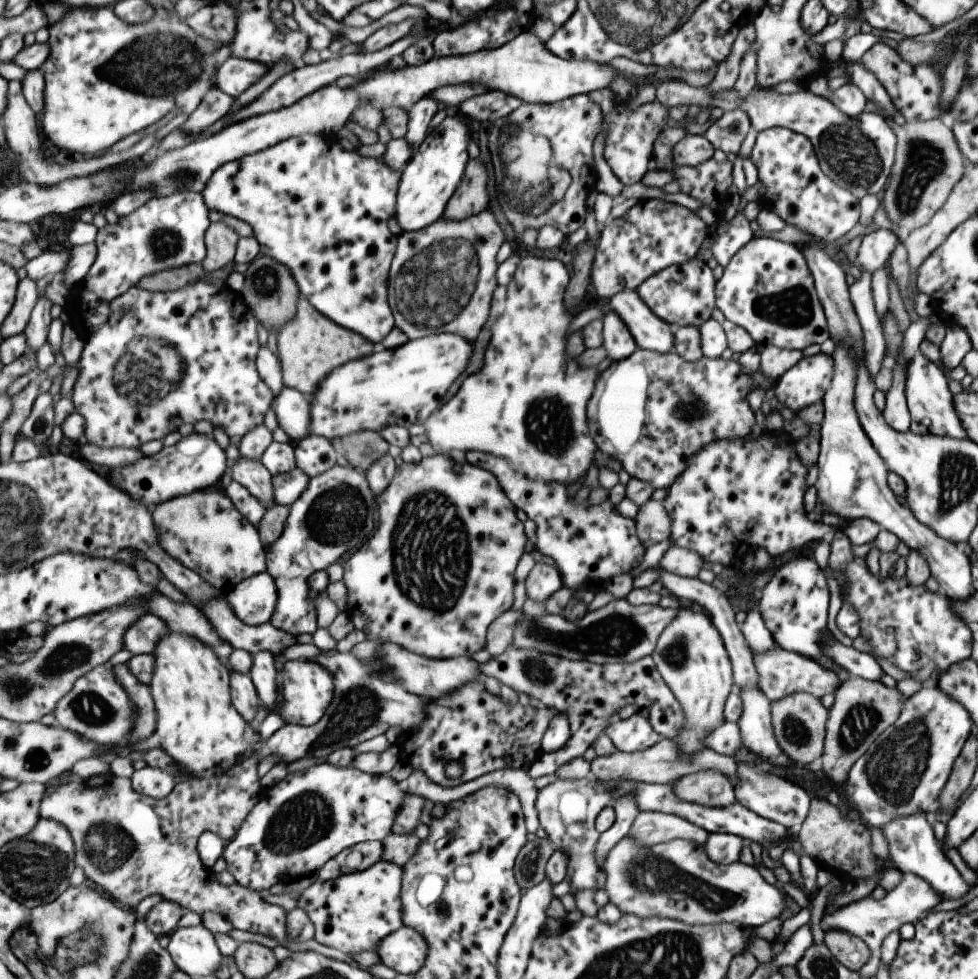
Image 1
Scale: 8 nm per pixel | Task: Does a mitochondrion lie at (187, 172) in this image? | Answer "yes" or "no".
yes

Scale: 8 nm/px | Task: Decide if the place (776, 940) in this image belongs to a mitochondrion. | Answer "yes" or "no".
no

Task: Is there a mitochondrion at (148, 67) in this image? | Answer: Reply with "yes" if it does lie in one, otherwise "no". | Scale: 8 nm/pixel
yes

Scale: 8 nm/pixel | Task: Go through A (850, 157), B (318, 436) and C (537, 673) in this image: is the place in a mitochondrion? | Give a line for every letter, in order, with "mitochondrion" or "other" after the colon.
A: mitochondrion
B: other
C: mitochondrion

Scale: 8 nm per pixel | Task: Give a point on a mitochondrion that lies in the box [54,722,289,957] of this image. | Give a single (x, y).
(105, 844)

